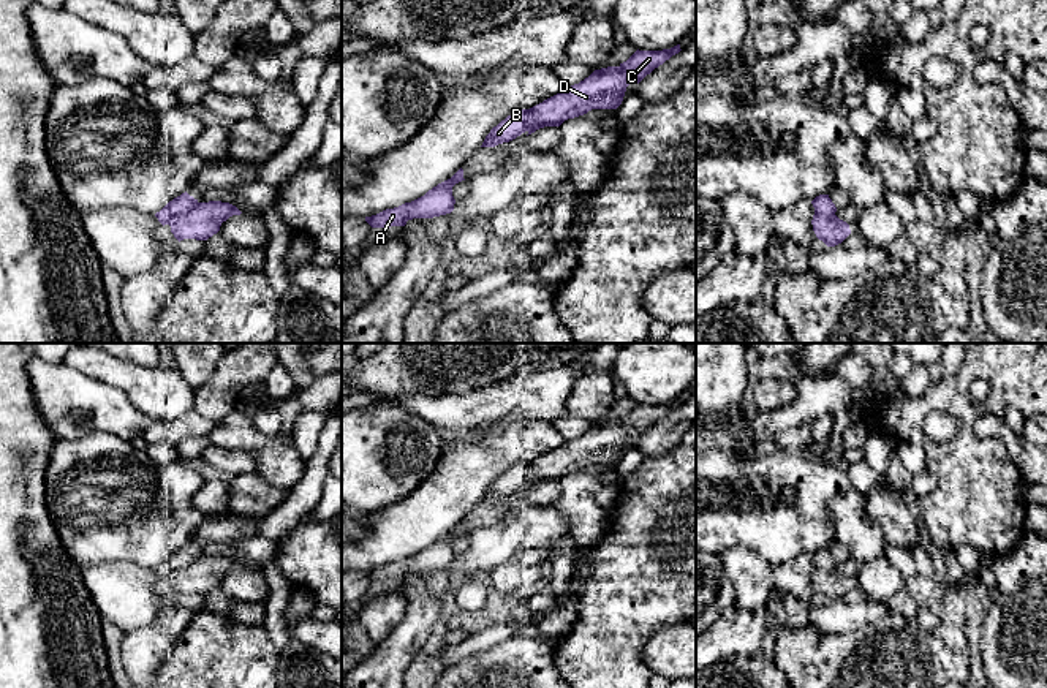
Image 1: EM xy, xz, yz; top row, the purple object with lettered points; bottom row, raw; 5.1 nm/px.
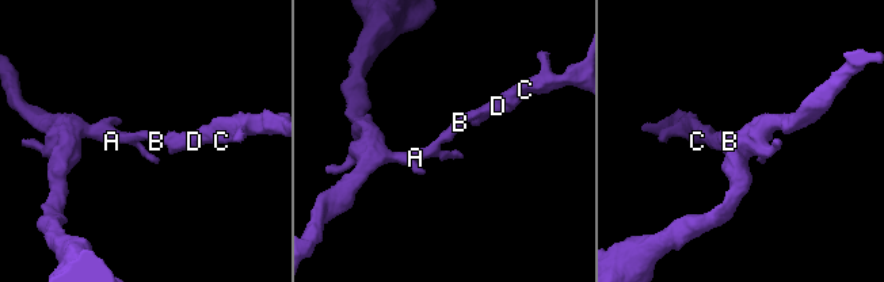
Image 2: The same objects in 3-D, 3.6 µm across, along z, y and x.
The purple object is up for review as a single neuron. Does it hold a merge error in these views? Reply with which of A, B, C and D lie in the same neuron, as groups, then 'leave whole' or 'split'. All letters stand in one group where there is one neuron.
A B / C D; split

